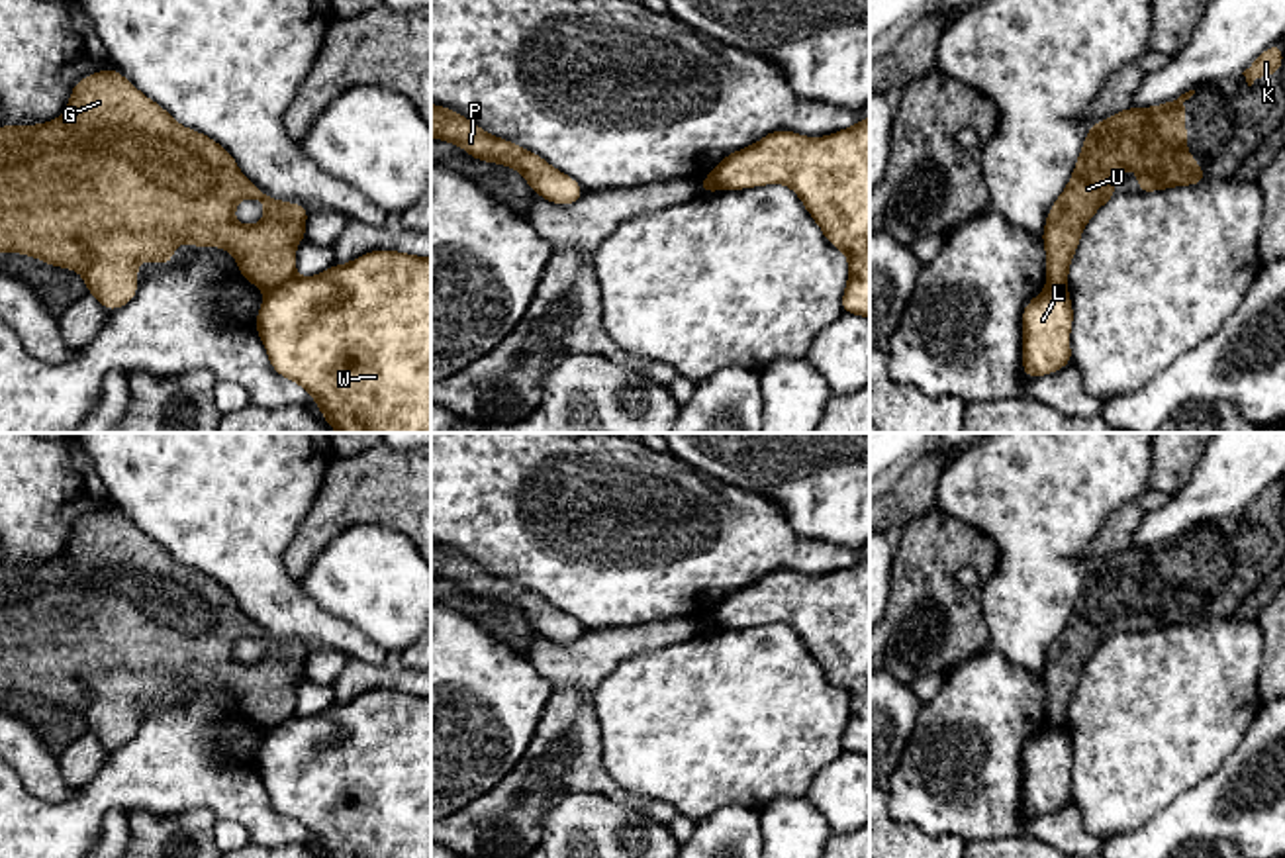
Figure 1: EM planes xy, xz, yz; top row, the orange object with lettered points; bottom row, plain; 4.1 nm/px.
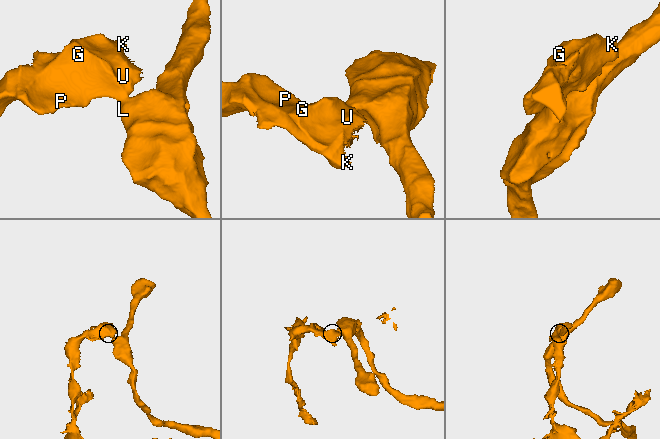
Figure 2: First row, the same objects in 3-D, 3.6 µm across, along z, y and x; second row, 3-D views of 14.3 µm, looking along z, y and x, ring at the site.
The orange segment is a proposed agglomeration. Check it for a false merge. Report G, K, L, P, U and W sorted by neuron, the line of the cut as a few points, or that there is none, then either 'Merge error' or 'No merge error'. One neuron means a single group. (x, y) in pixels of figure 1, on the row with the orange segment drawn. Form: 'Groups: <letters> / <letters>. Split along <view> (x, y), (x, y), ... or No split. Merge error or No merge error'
Groups: G K P U / L W. Split along xy (294, 275), (265, 292). Merge error

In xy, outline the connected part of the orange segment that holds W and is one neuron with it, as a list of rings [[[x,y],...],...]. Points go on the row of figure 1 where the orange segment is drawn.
[[[370,251],[264,292],[255,329],[276,374],[306,388],[339,433],[431,433],[431,257]]]

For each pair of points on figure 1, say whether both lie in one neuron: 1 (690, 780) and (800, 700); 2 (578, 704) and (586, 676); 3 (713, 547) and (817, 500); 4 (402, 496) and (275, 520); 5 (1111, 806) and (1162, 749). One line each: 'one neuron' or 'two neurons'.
1: one neuron
2: two neurons
3: two neurons
4: two neurons
5: one neuron

